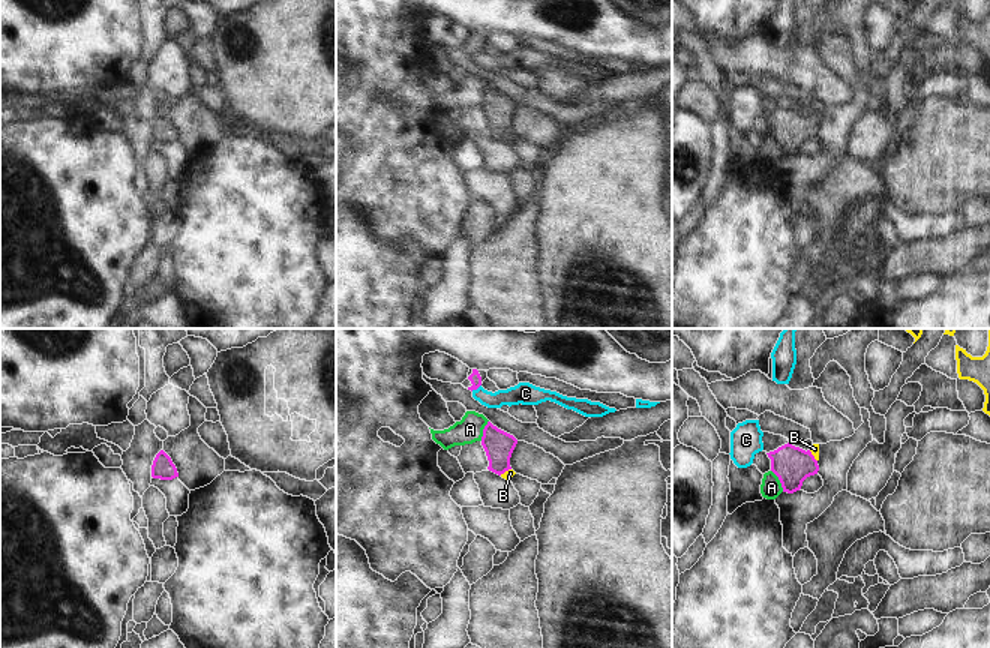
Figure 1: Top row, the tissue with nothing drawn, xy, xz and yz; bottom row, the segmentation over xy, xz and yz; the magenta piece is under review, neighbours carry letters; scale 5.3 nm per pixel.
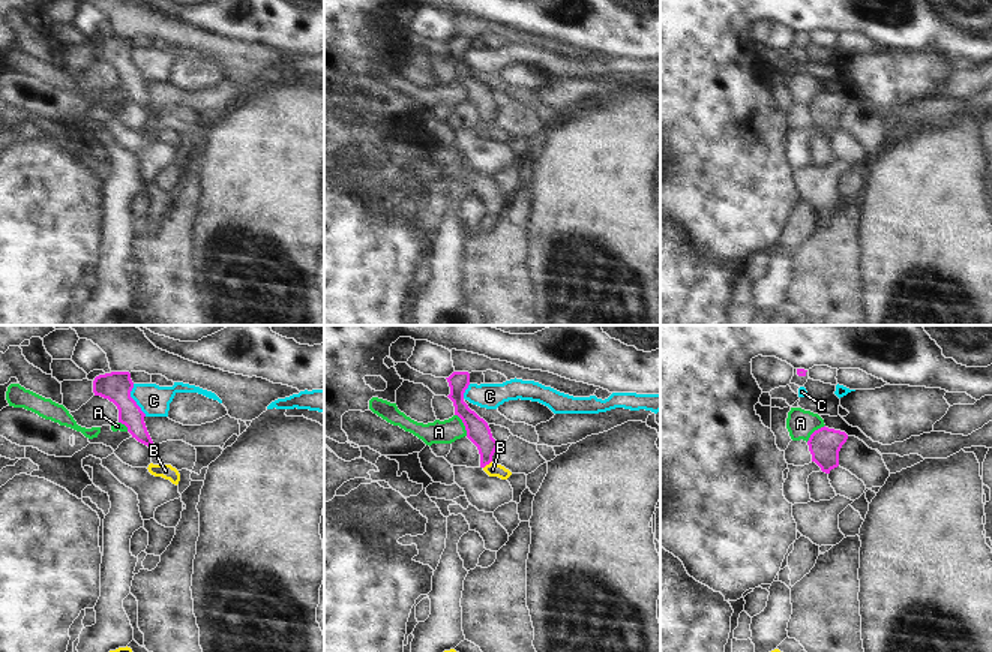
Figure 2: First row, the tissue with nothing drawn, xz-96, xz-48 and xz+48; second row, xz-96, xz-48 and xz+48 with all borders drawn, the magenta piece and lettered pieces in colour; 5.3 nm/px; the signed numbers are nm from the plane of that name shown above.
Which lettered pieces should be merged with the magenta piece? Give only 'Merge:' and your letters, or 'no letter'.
Merge: B

